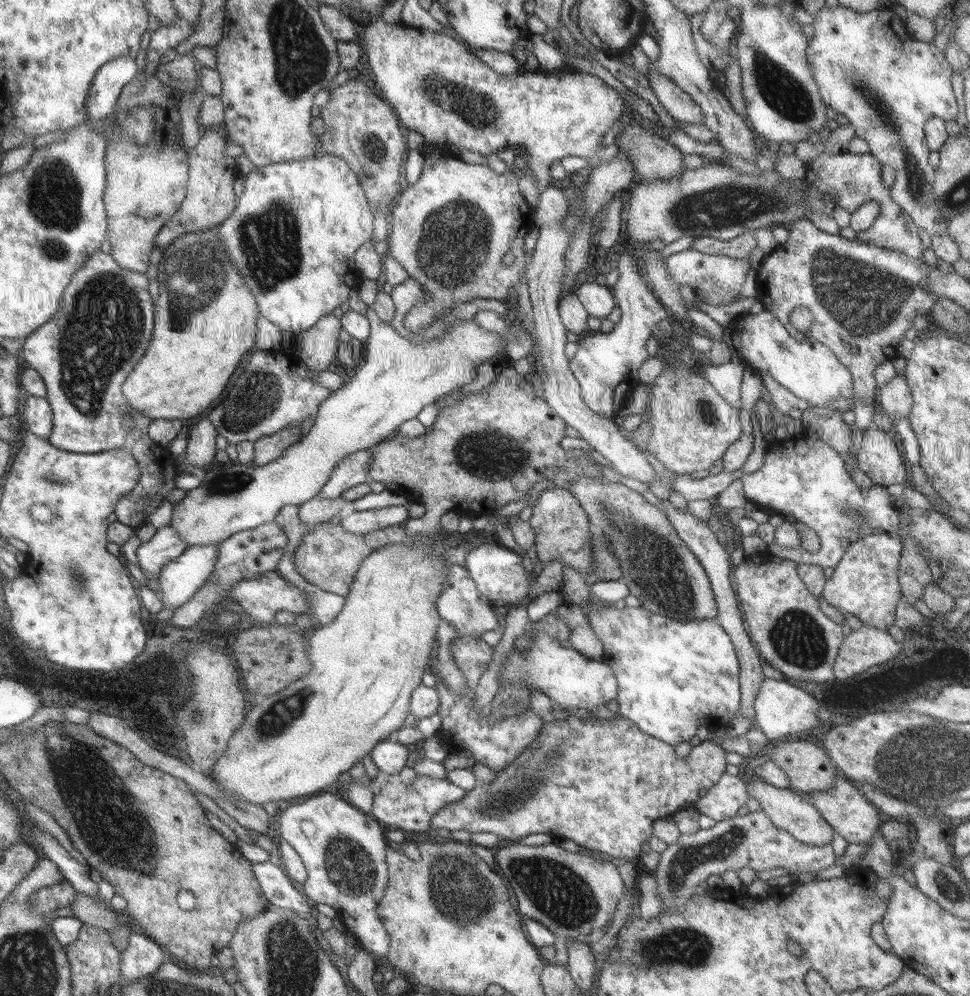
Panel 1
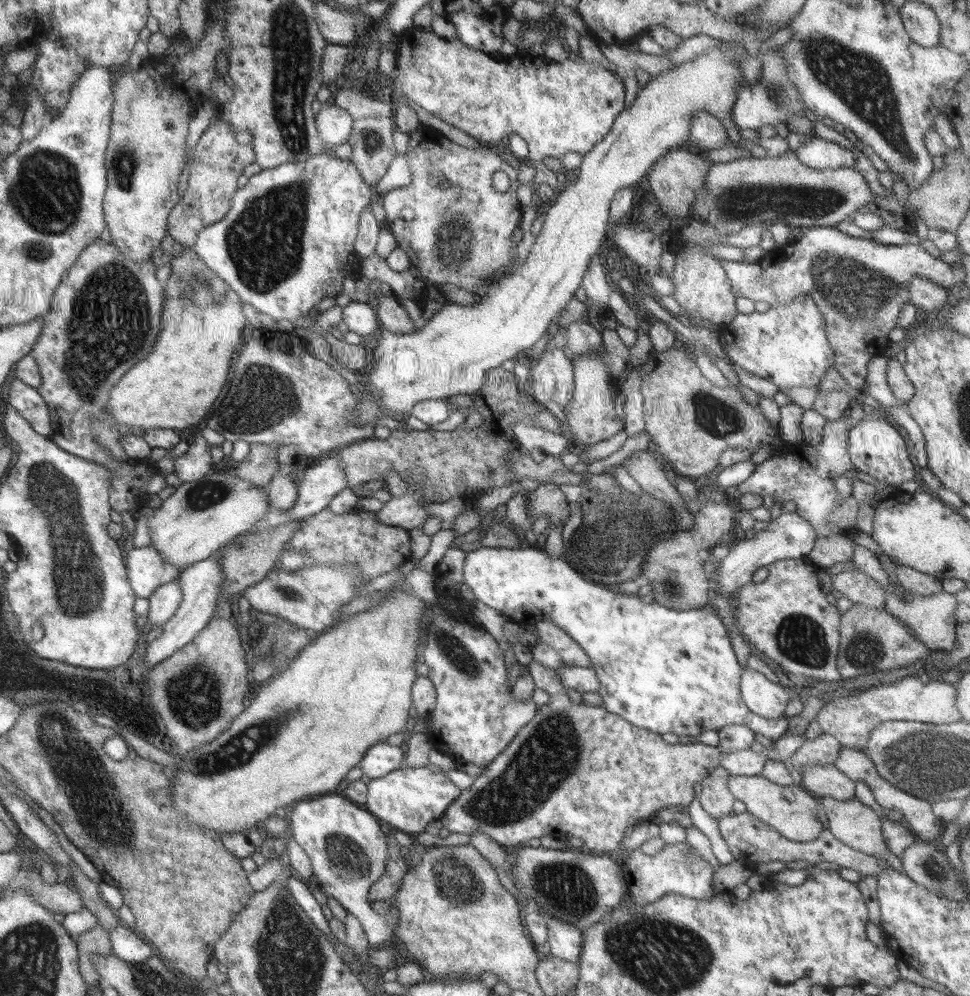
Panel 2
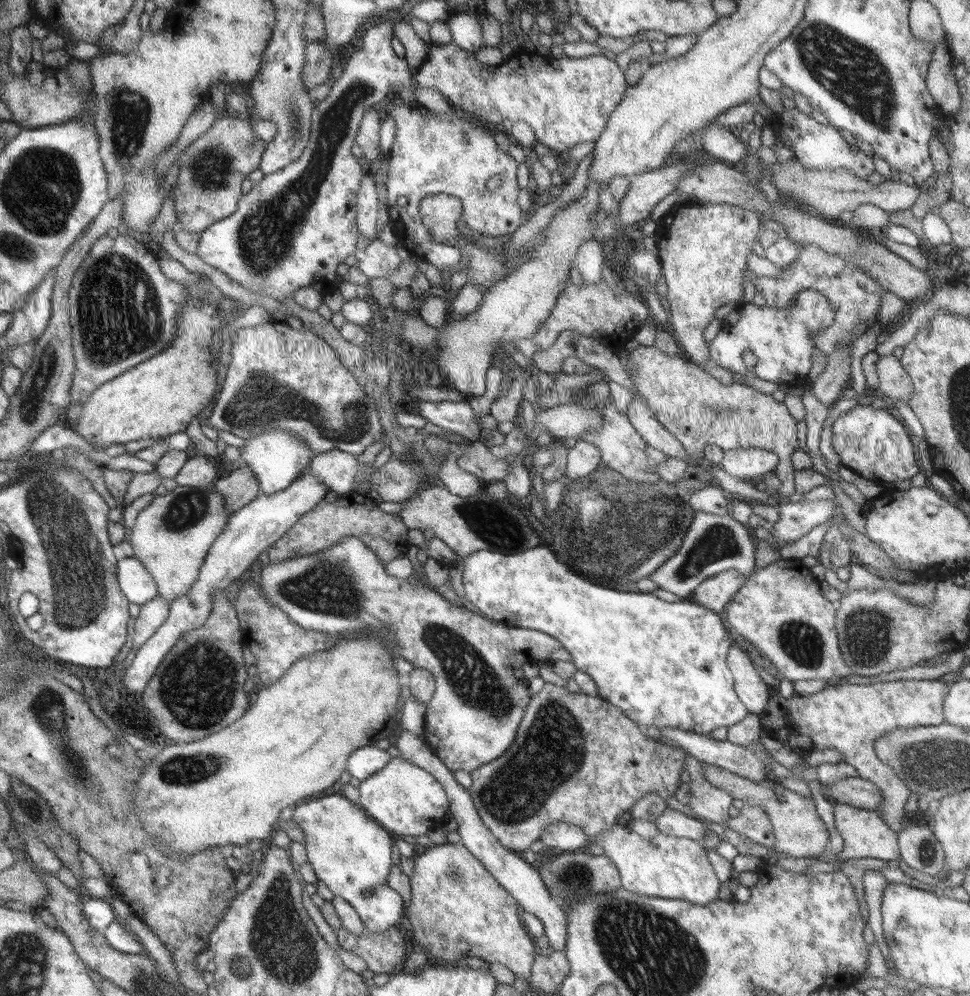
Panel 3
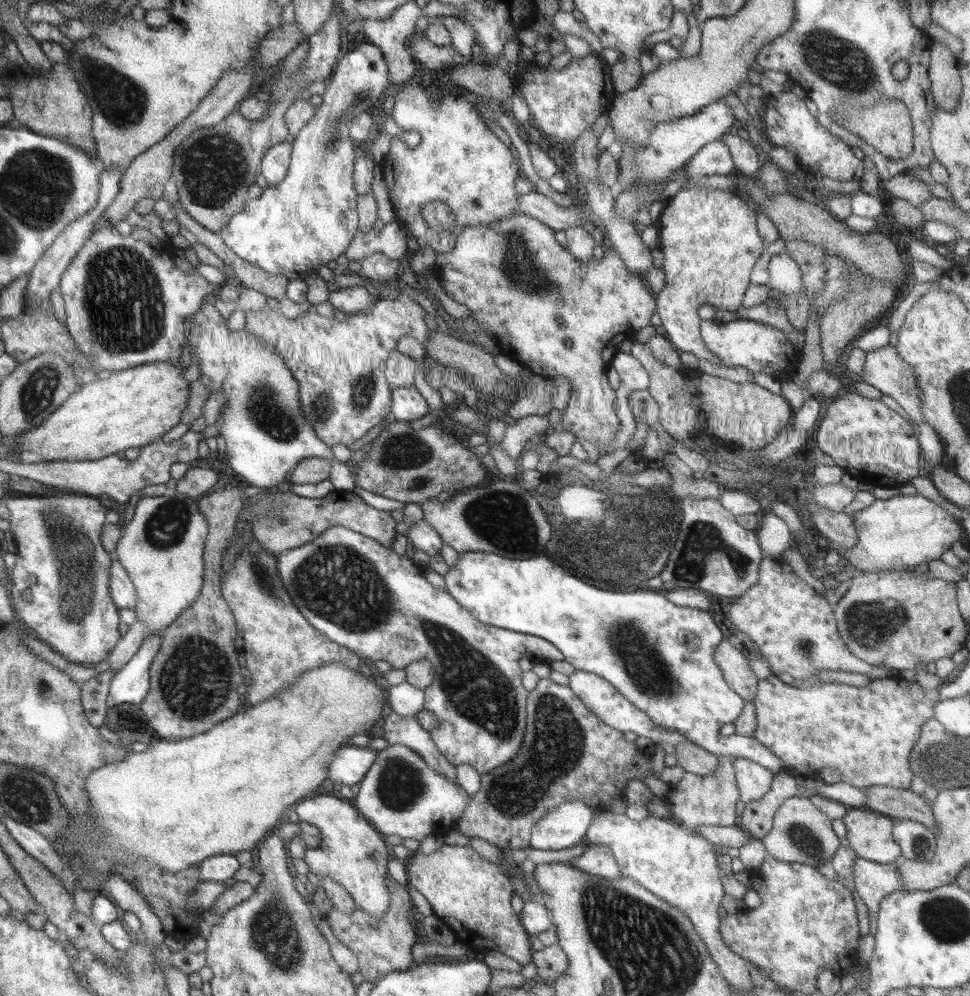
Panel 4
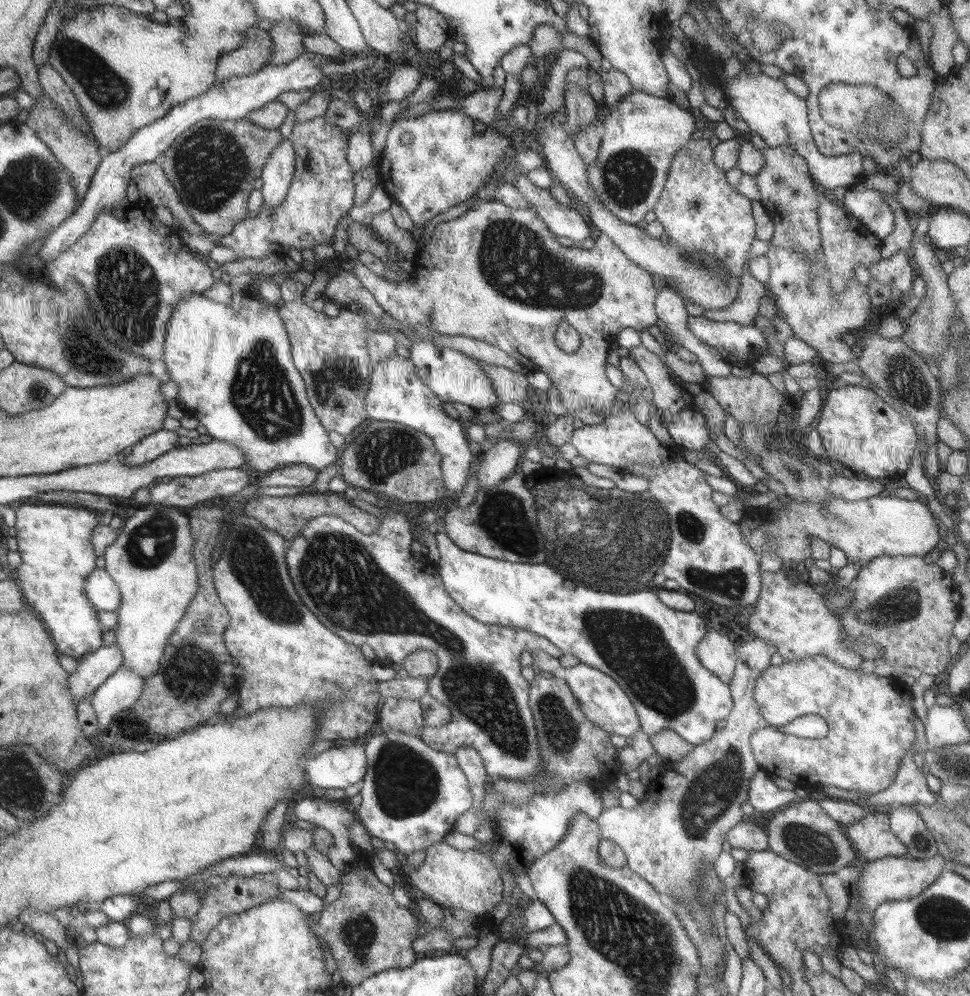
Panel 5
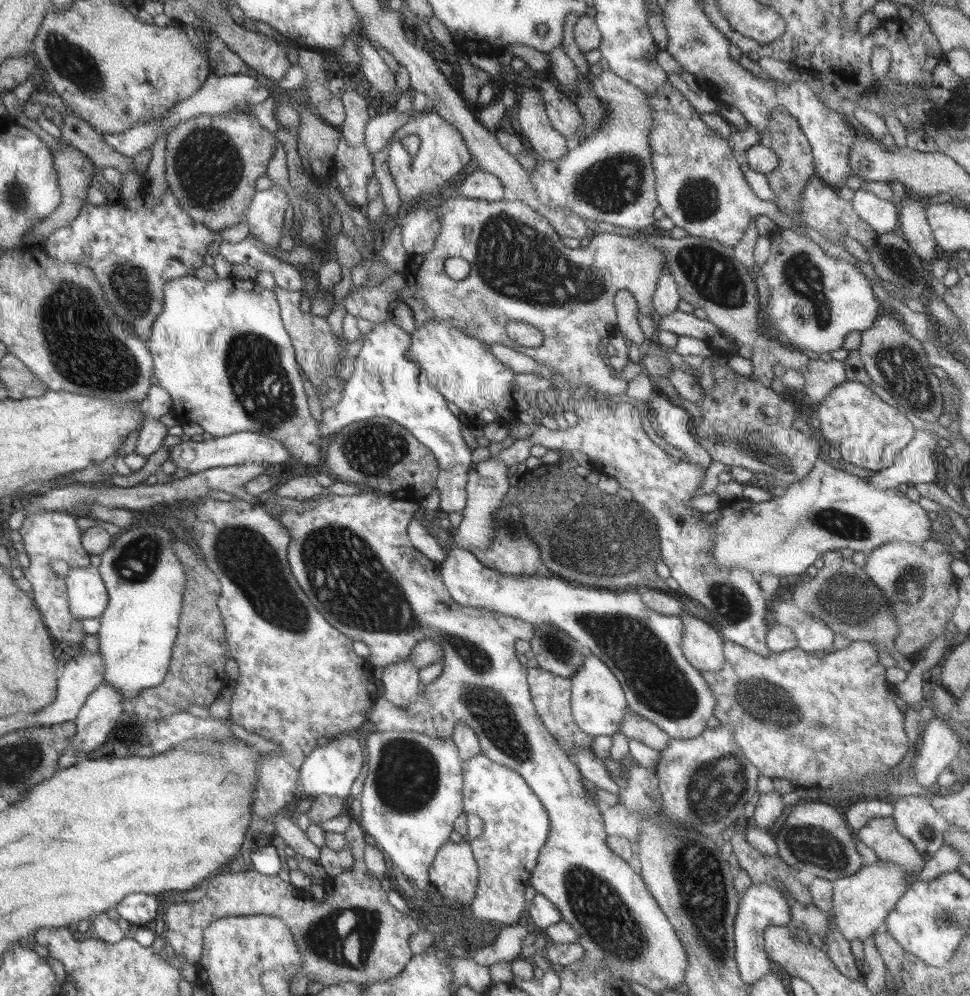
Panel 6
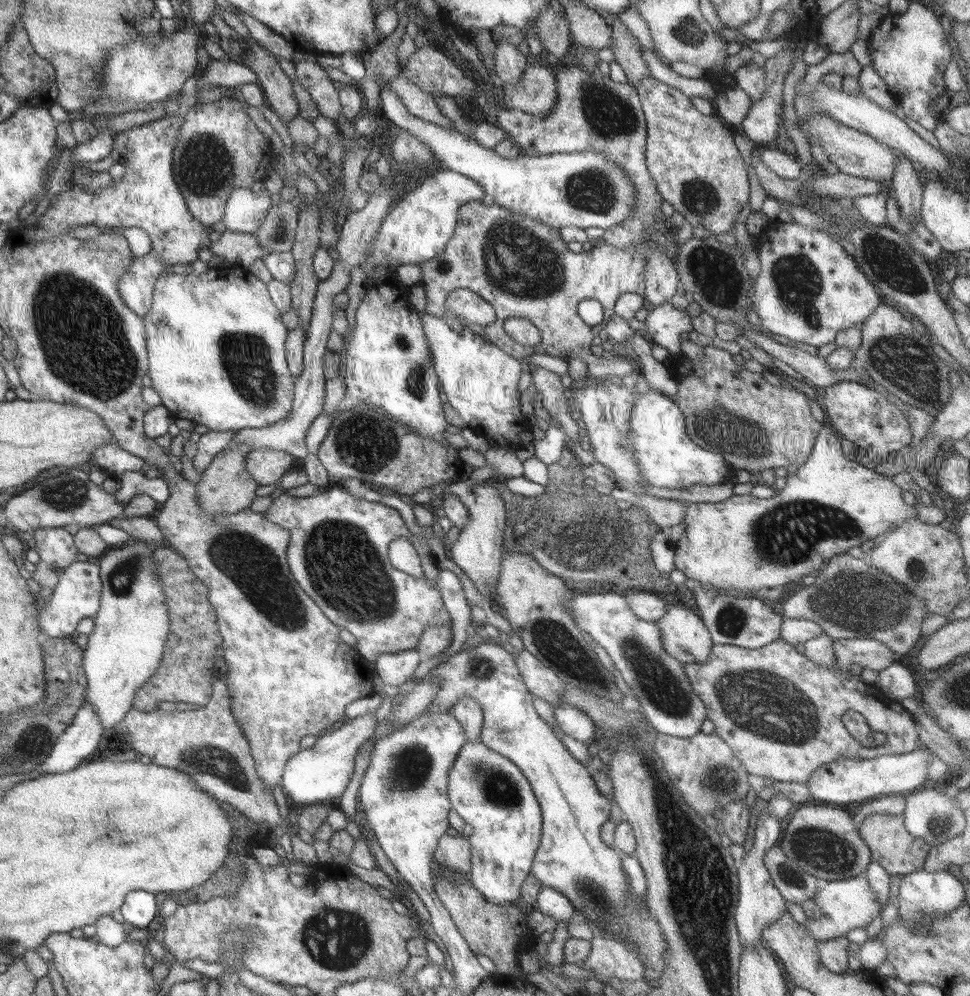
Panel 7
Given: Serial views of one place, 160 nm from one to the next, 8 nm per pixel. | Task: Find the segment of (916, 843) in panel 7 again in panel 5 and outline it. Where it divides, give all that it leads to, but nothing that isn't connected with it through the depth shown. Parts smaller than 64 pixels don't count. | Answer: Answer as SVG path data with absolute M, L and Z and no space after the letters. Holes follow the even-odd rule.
M868 813L846 826L845 835L853 848L868 861L886 857L906 857L907 848L891 831L887 813Z

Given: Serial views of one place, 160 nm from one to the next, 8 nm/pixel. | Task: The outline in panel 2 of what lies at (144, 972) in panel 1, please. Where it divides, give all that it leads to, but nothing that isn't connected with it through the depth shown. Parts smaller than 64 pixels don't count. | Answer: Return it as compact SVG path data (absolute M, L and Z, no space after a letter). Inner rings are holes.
M129 923L113 928L109 934L113 944L113 953L130 964L136 964L144 959L148 960L154 954L158 956L154 946L142 940Z

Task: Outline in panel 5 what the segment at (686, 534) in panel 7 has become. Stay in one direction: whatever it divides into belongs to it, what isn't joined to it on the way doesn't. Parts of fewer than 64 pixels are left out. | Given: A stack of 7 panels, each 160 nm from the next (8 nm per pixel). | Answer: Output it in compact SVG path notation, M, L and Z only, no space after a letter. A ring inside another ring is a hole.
M830 495L821 502L798 502L786 499L775 504L776 509L744 509L743 517L737 522L740 525L745 541L755 550L757 557L762 551L774 551L782 560L784 566L796 566L811 556L809 540L819 538L830 546L840 548L847 555L847 564L858 564L864 567L878 556L925 556L935 555L941 531L937 518L923 499L907 500L894 496L878 495L872 501L846 502L839 496Z

